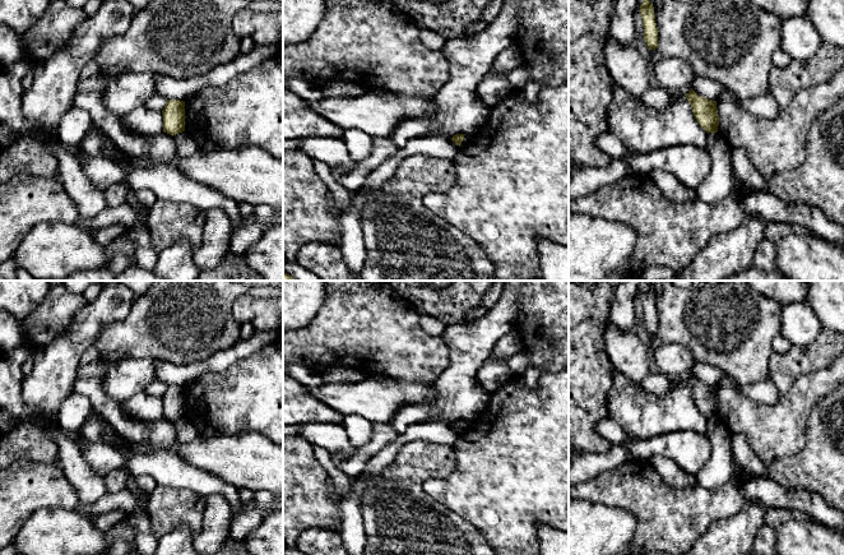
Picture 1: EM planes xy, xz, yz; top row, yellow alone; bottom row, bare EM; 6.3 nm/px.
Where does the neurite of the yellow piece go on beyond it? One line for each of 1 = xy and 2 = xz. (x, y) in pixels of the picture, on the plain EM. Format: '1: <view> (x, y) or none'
1: none
2: none

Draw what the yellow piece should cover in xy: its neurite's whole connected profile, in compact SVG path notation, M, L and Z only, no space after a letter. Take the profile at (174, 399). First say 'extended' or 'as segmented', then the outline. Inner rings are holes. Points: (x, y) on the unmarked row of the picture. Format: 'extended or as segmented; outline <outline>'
as segmented; outline M167 385L163 401L163 417L176 421L185 417L185 388L180 385Z

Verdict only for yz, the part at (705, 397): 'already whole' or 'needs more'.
already whole

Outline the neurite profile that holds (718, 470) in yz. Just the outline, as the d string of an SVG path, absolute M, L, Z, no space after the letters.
M708 420L708 439L711 443L711 454L706 464L695 475L697 485L704 489L717 489L733 480L733 454L731 434L723 421Z

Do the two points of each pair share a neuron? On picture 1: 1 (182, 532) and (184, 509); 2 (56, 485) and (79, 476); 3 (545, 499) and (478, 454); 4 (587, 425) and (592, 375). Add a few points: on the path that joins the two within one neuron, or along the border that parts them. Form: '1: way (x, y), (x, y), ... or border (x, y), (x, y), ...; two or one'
1: border (194, 536), (189, 527), (177, 526), (158, 540); two
2: border (58, 462), (80, 502); two
3: way (528, 482), (509, 463), (495, 458); one
4: way (590, 412), (590, 388); one

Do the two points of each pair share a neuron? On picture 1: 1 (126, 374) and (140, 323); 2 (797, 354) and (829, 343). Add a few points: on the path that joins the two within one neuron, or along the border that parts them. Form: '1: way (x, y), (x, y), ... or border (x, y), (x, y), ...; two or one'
1: border (160, 359), (126, 357), (109, 365); two
2: way (805, 355), (817, 355), (821, 351); one

